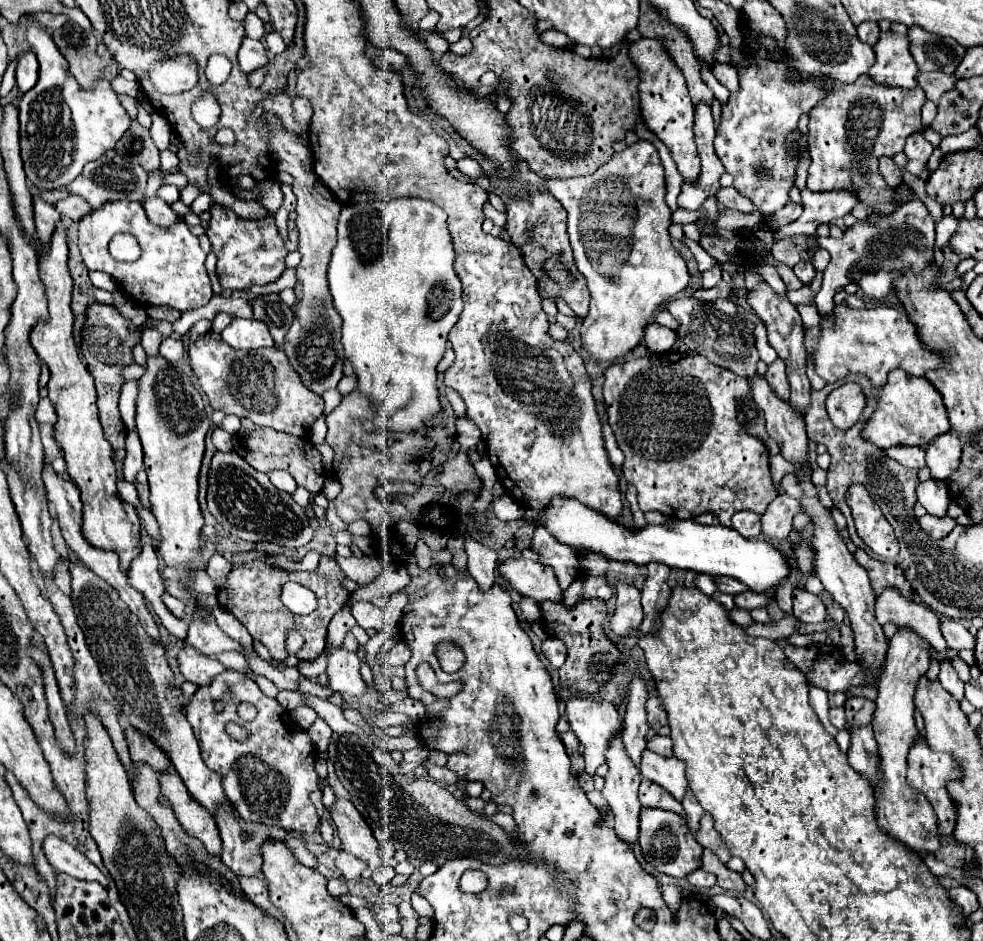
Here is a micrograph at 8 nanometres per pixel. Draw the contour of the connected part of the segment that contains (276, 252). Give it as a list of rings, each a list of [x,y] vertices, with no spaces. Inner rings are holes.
[[[212,203],[210,207],[210,223],[206,229],[206,235],[212,243],[212,251],[218,259],[216,273],[220,279],[222,289],[246,289],[254,283],[272,283],[276,281],[282,271],[286,269],[284,259],[288,255],[288,249],[284,247],[284,241],[280,239],[276,225],[274,225],[274,213],[268,213],[262,219],[242,219],[232,209]]]

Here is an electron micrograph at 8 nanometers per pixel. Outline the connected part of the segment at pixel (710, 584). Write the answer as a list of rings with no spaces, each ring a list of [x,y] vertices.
[[[696,575],[694,585],[698,591],[702,591],[704,595],[714,595],[714,579],[710,575]]]

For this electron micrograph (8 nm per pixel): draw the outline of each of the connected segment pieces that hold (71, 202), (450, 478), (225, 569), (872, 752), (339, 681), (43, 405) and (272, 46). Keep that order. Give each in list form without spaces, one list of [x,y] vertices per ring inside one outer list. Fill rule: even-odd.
[[[70,195],[70,197],[66,197],[66,199],[58,201],[58,203],[54,203],[54,207],[58,209],[60,215],[64,215],[66,219],[70,219],[70,221],[74,221],[74,223],[80,221],[82,215],[86,215],[86,213],[92,211],[88,203],[82,203],[82,199],[78,199],[78,197],[74,197],[74,195]]]
[[[460,451],[454,459],[446,461],[442,465],[442,473],[436,479],[438,483],[442,483],[446,489],[450,489],[456,495],[466,493],[466,491],[478,493],[482,491],[482,485],[484,485],[484,481],[478,477],[478,473],[474,471],[464,451]]]
[[[214,553],[210,557],[210,561],[206,563],[206,573],[216,581],[218,587],[224,587],[226,585],[226,577],[228,577],[230,571],[232,571],[232,561],[228,561],[220,553]]]
[[[872,725],[852,729],[848,761],[858,773],[862,773],[870,783],[874,783],[878,773],[878,745],[874,743]]]
[[[344,647],[328,649],[328,687],[350,697],[358,697],[366,691],[366,685],[360,677],[360,657],[356,653],[346,651]]]
[[[49,398],[40,399],[35,411],[35,419],[38,423],[52,425],[56,423],[56,413],[54,413],[54,407],[52,407]]]
[[[272,31],[272,33],[266,35],[266,45],[268,45],[268,51],[274,53],[274,55],[286,51],[286,43],[282,41],[282,37],[276,31]]]

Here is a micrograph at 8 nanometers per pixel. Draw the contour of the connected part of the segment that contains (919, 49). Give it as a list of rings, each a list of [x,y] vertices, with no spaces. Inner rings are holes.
[[[908,27],[910,53],[920,69],[920,73],[942,71],[954,73],[954,67],[964,59],[966,49],[954,39],[938,37],[934,33],[926,33],[920,27]]]

